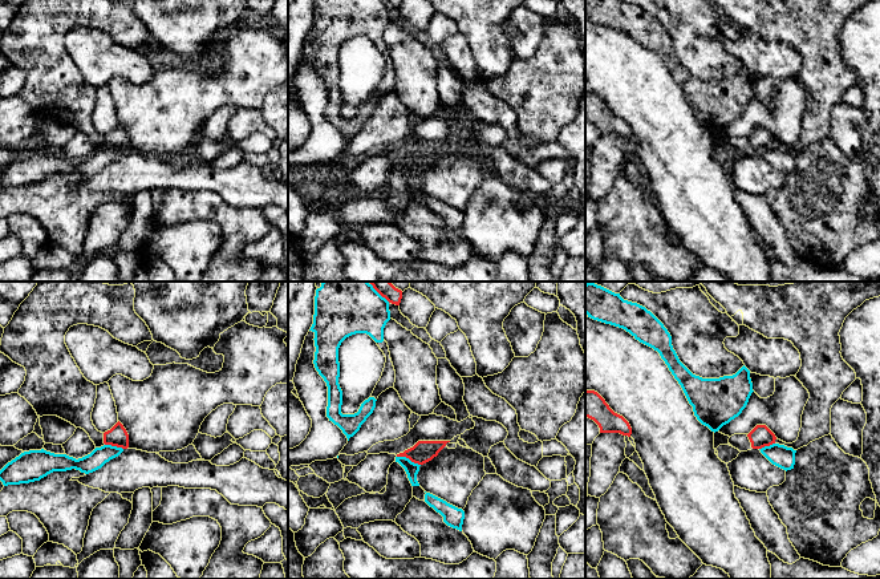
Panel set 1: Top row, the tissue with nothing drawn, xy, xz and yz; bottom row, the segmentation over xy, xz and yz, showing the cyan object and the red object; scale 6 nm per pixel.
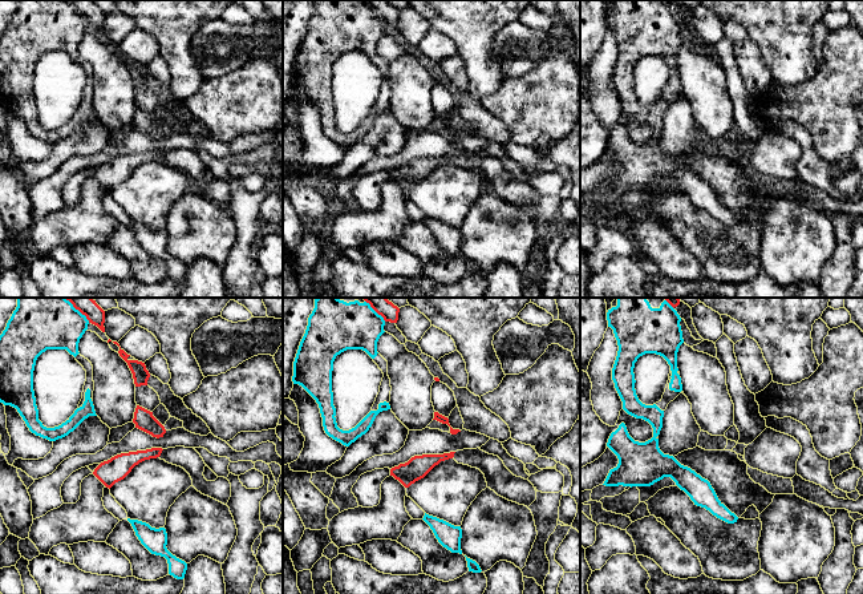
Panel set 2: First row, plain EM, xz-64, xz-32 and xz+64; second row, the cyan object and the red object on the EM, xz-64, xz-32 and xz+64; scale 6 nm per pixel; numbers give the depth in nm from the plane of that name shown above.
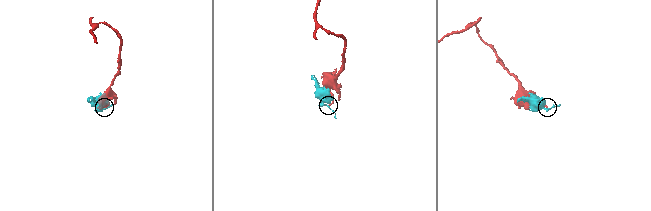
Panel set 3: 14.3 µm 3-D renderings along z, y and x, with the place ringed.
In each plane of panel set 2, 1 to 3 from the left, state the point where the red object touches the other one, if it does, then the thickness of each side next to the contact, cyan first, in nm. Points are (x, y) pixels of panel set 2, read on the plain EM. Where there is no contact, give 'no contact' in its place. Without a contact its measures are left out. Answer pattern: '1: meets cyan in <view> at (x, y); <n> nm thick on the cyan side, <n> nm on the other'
1: meets cyan in xz-64 at (77, 12); 360 nm thick on the cyan side, 130 nm on the other
2: meets cyan in xz-32 at (375, 13); 320 nm thick on the cyan side, 110 nm on the other
3: meets cyan in xz+64 at (669, 7); 300 nm thick on the cyan side, 80 nm on the other

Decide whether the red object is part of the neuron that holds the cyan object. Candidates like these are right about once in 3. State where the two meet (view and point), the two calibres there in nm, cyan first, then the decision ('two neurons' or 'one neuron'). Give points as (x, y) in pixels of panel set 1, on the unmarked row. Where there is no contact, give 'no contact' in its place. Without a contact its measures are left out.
contact xz (408, 161); calibres 90 and 140 nm; two neurons

